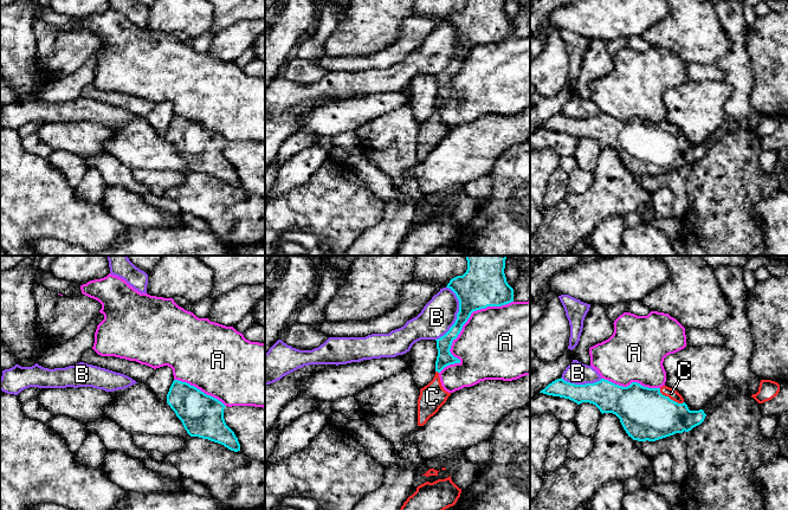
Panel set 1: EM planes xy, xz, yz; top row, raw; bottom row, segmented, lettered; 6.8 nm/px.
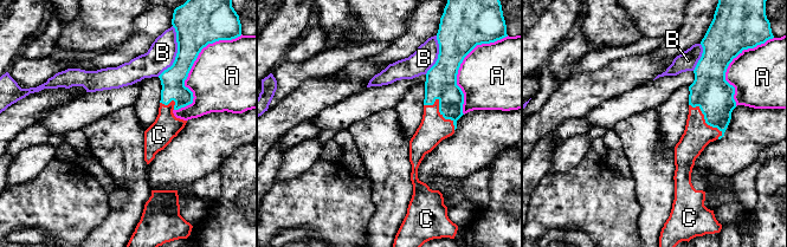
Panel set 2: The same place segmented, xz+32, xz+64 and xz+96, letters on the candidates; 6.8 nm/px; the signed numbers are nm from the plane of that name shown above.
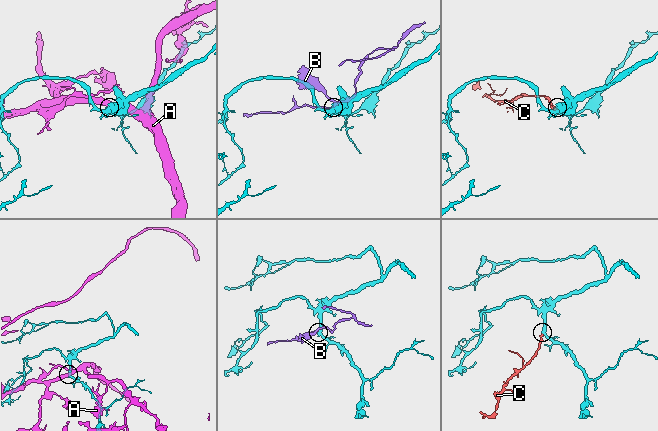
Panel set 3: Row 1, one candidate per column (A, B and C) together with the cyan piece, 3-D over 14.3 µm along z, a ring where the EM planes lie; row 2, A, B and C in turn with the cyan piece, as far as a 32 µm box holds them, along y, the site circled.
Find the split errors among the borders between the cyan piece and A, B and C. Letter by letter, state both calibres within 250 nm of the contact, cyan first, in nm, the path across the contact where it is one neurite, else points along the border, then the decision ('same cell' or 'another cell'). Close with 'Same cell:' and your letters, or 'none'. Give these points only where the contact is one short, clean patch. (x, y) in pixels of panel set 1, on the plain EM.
A: 220 nm thick on the cyan side, 480 nm on the other; another cell
B: 280 nm thick on the cyan side, 220 nm on the other; another cell
C: 360 nm thick on the cyan side, 70 nm on the other; same cell
Same cell: C

